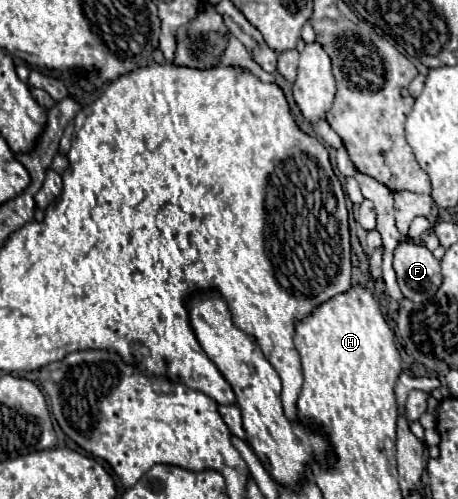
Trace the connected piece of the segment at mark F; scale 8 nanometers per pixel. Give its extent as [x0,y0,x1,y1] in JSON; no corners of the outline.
[393,243,441,303]

